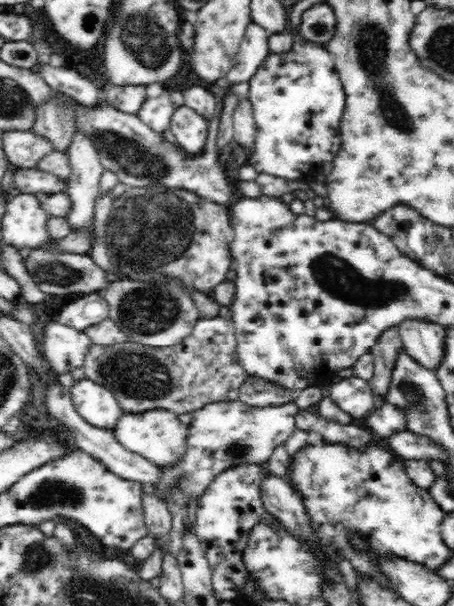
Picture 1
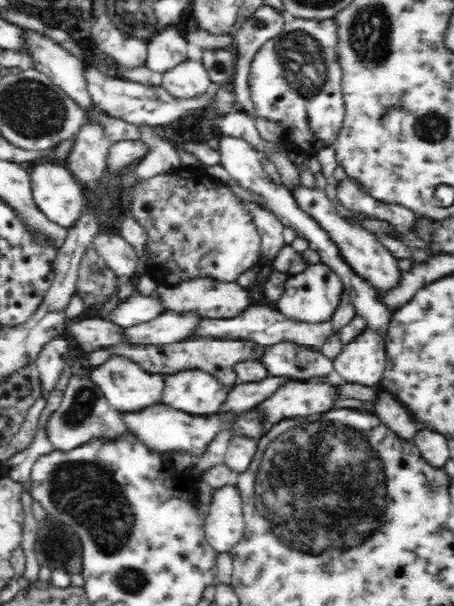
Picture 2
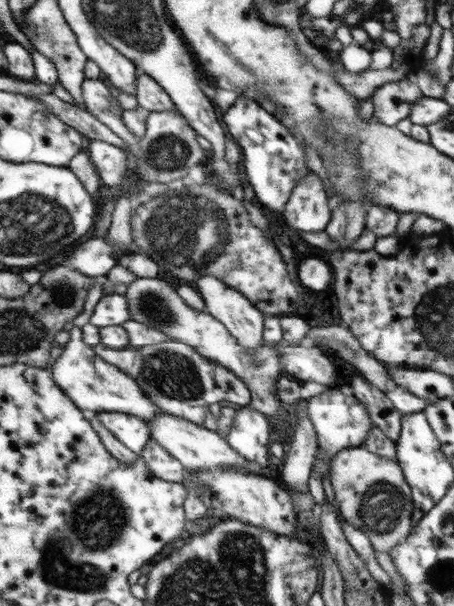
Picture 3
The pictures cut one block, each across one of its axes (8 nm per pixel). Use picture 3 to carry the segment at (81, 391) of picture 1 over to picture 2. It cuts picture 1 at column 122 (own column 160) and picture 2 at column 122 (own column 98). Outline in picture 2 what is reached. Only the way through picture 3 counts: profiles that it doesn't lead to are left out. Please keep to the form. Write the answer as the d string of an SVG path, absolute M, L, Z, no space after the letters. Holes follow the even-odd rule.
M111 353L101 366L93 367L92 379L101 386L109 403L118 410L144 410L163 402L164 389L167 386L167 374L148 373L139 362L132 361L126 353Z

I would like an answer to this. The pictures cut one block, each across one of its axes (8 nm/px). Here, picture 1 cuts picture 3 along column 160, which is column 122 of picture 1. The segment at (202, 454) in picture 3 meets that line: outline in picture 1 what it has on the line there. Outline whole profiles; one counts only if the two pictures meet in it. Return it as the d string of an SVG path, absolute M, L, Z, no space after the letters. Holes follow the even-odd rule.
M152 408L136 414L124 413L116 425L118 441L128 449L145 456L162 467L177 467L188 451L190 426L182 424L179 414L167 408Z

